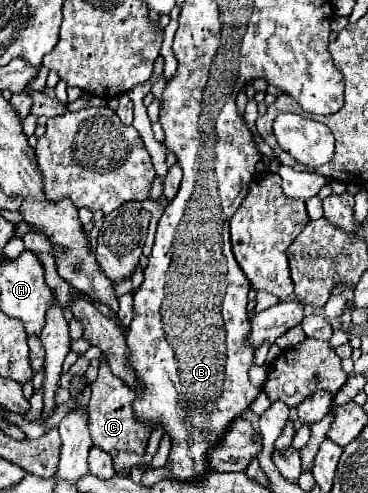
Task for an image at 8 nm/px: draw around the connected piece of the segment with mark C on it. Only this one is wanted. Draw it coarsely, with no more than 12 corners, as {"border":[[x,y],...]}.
{"border":[[101,364],[88,405],[94,445],[146,453],[134,389]]}

